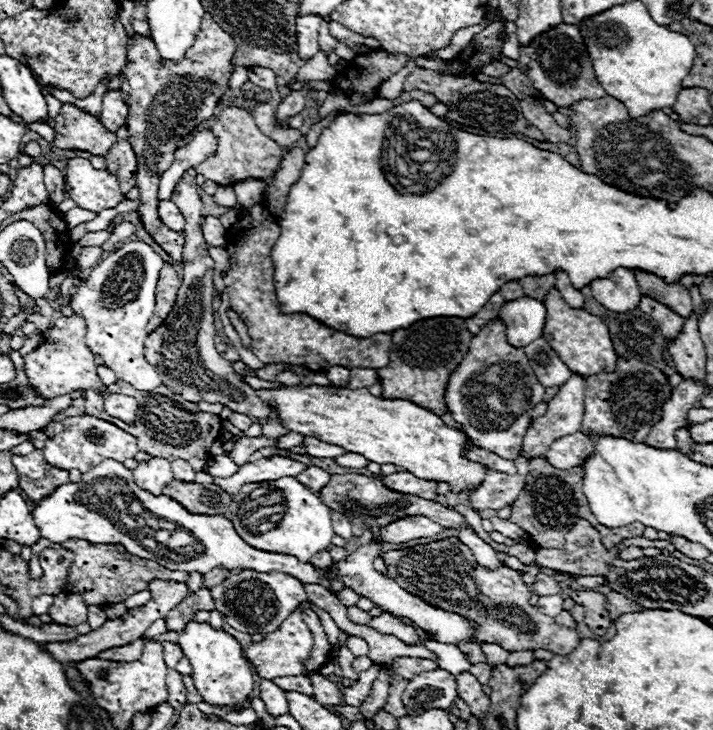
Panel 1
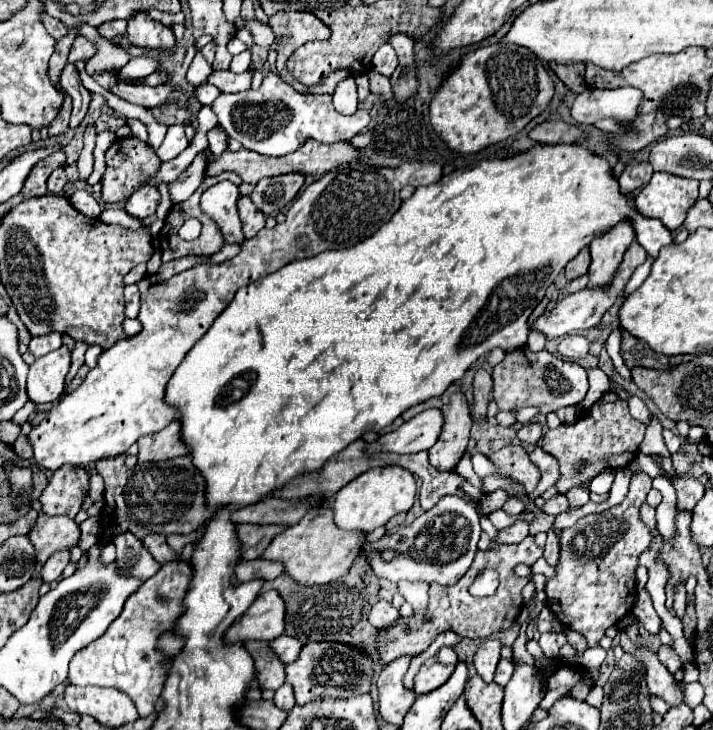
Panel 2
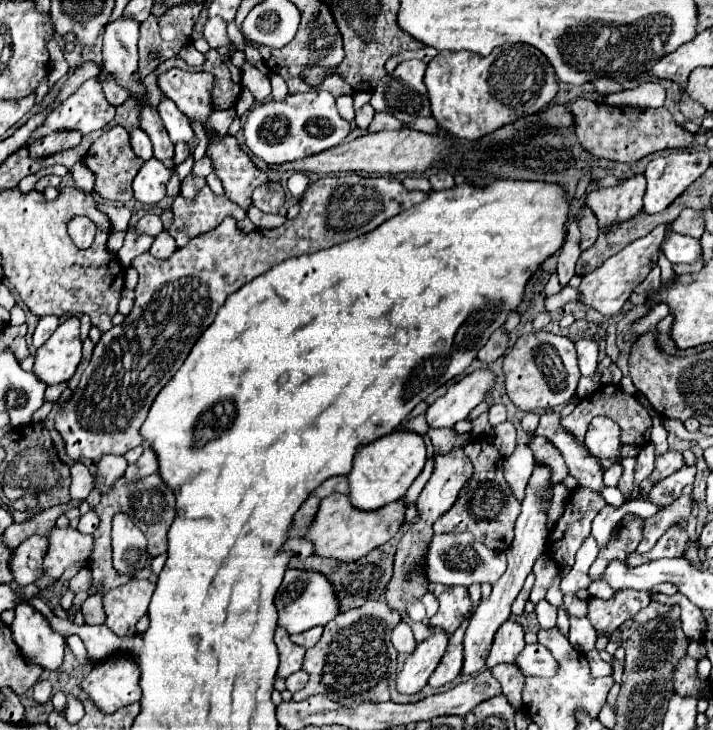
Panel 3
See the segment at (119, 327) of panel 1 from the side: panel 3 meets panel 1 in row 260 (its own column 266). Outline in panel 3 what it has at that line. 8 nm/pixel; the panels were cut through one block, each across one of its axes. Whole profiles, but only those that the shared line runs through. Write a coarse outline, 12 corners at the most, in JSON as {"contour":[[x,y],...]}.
{"contour":[[322,90],[256,104],[242,126],[268,164],[344,142],[350,122]]}

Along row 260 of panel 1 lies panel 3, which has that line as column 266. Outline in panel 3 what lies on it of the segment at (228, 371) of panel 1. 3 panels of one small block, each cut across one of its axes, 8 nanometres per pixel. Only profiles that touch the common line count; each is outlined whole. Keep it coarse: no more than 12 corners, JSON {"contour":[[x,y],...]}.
{"contour":[[266,182],[254,190],[252,204],[276,214],[284,204],[284,188]]}

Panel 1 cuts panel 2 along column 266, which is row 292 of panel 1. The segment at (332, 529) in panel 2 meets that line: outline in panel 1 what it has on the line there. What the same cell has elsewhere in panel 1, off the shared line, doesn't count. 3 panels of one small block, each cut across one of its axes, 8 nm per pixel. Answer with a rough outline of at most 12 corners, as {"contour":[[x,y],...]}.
{"contour":[[556,288],[542,302],[542,338],[572,372],[614,370],[608,326],[568,306]]}

